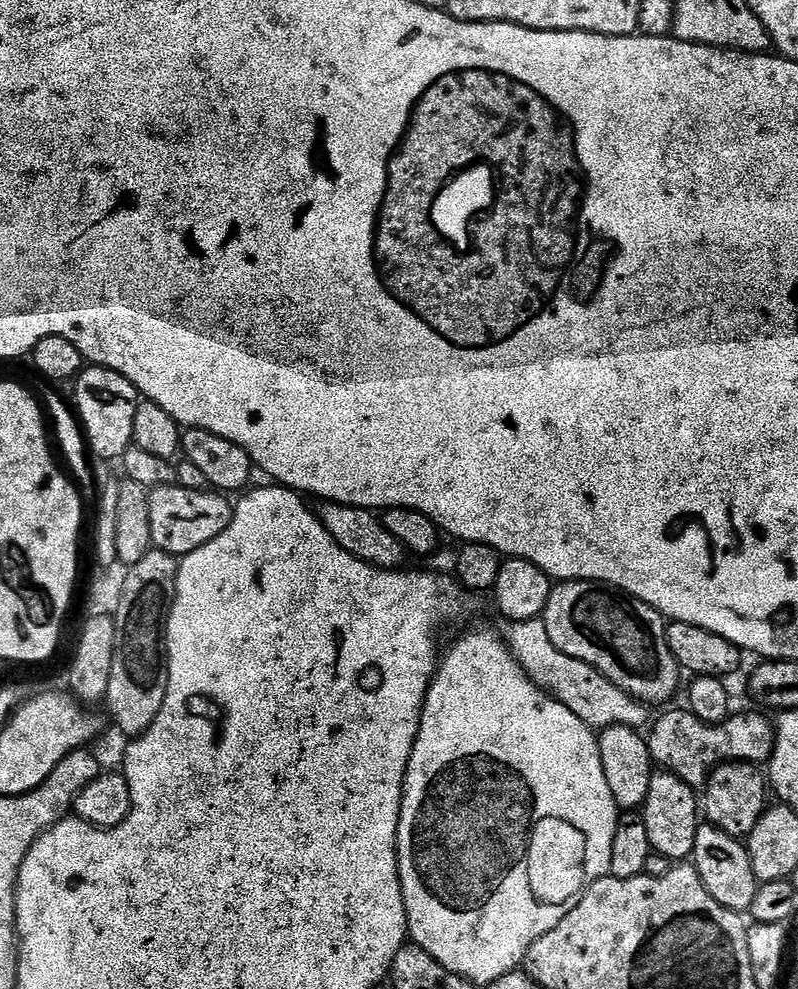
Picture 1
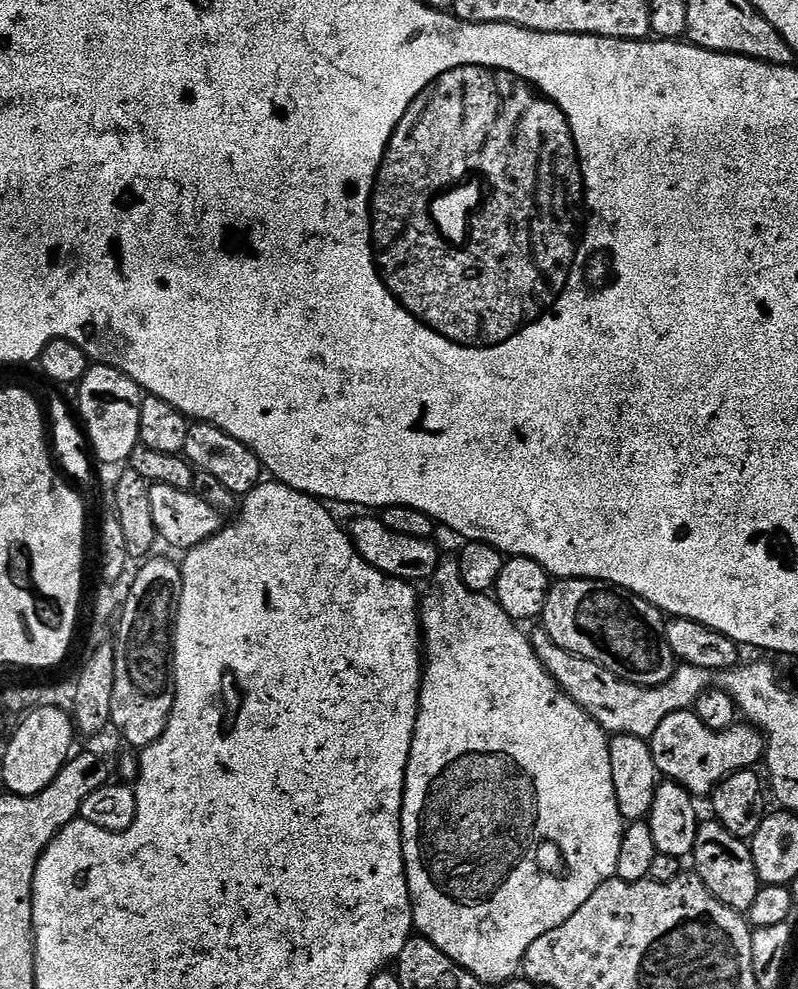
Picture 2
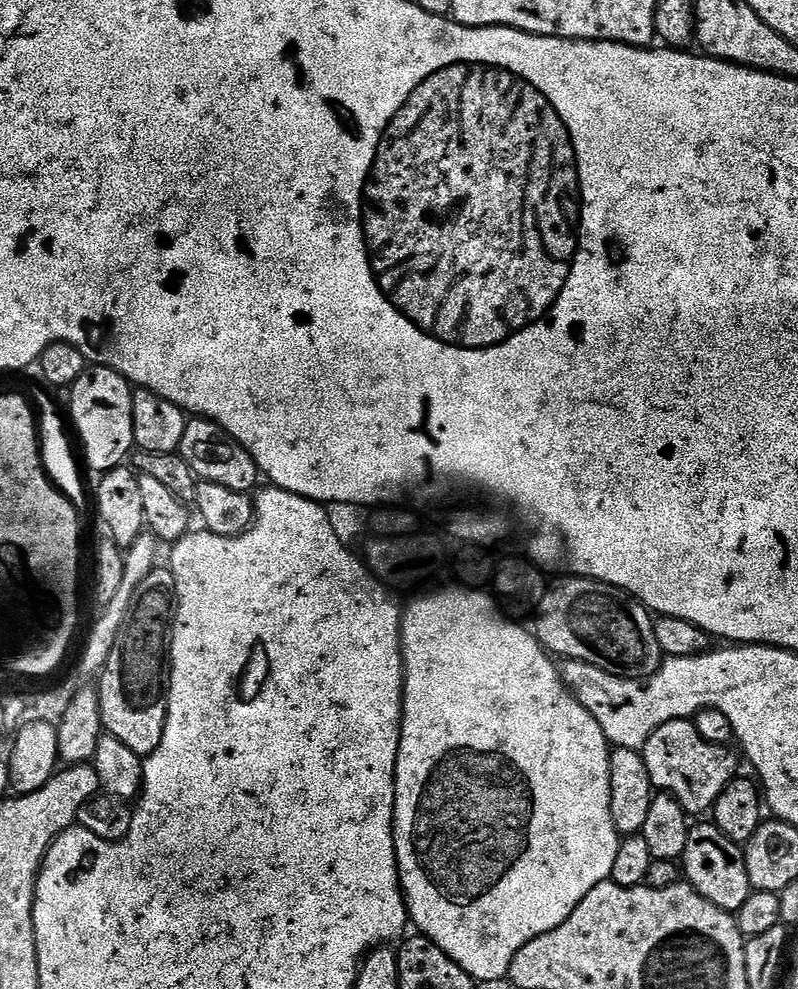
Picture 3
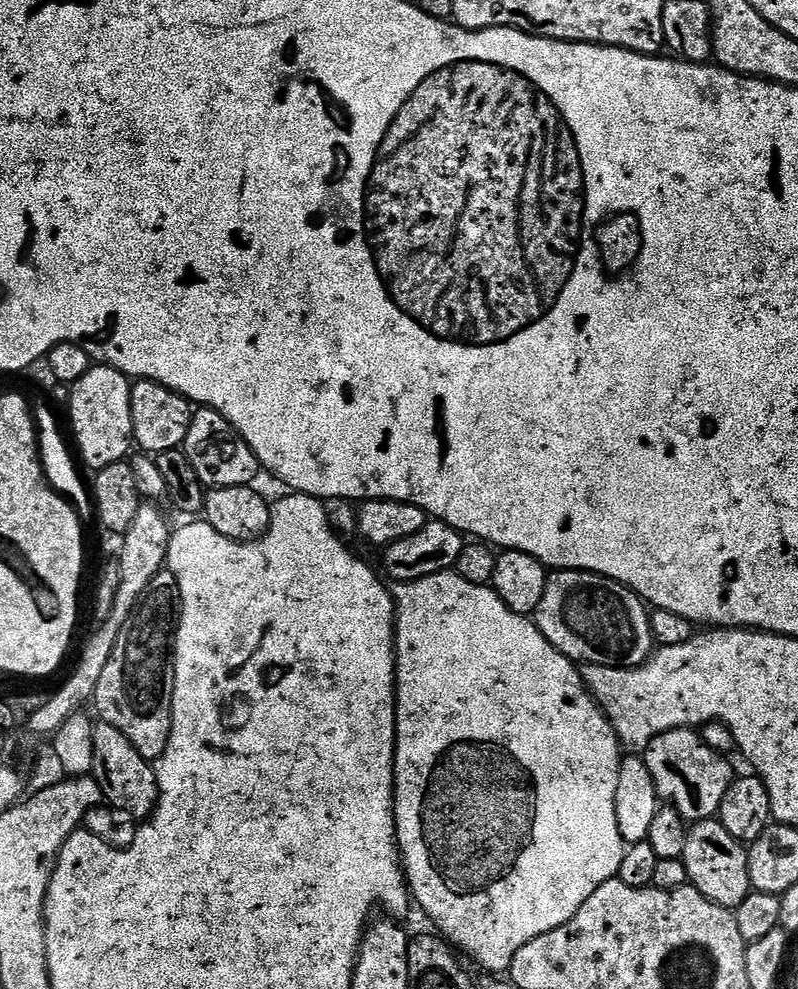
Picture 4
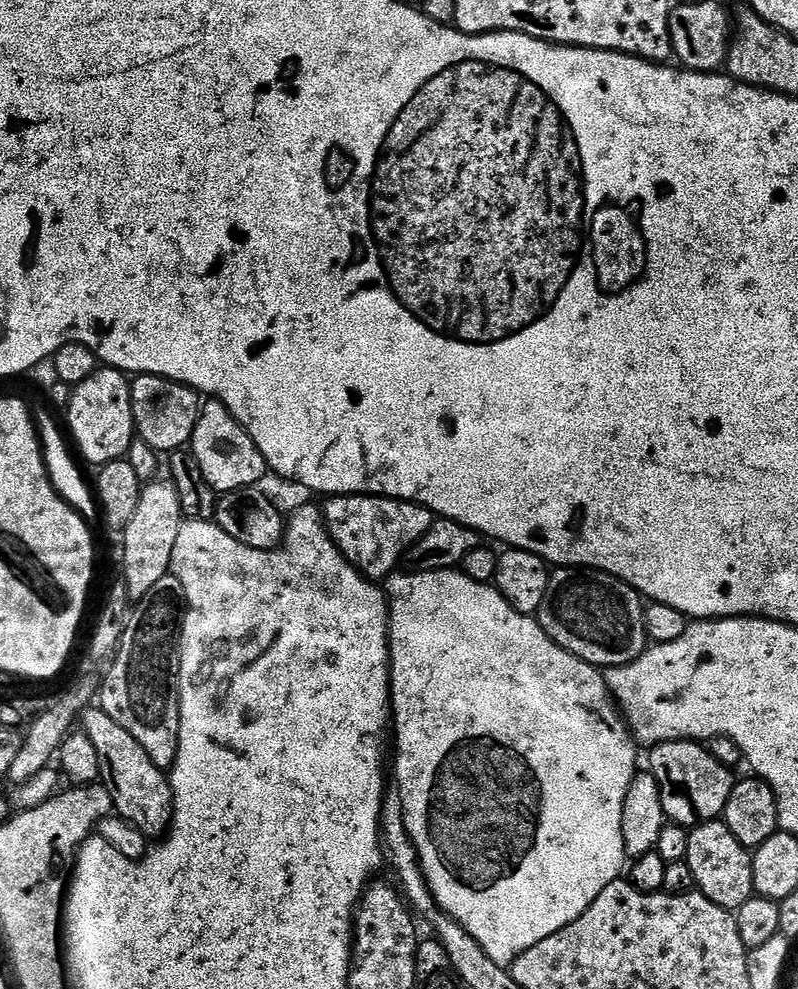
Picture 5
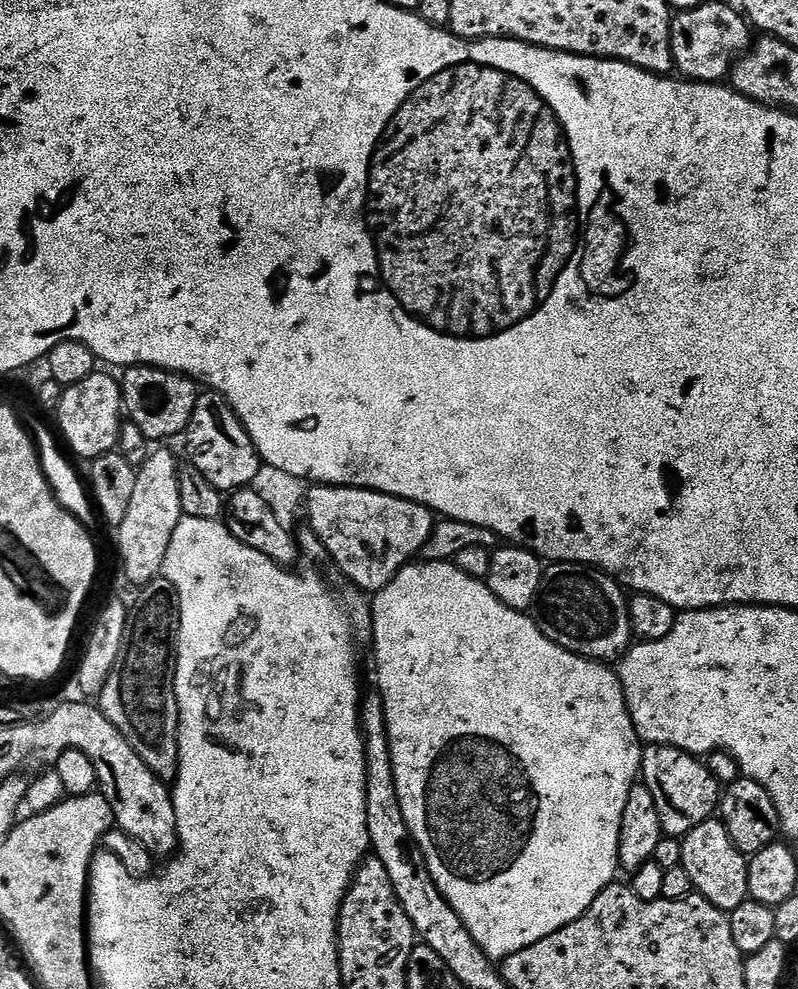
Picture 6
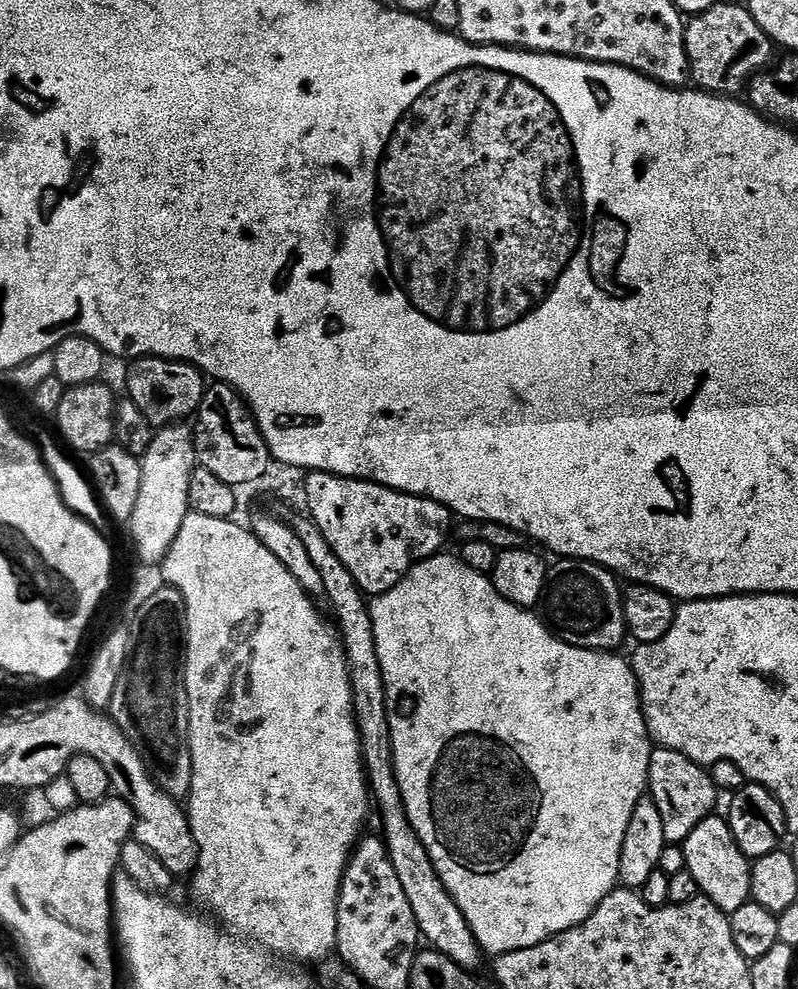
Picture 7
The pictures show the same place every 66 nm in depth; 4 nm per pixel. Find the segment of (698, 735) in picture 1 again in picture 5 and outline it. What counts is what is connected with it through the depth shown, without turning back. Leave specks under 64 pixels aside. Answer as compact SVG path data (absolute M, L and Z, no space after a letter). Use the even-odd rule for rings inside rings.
M671 740L651 749L650 770L660 787L662 810L673 824L689 830L698 824L719 820L724 815L726 798L734 783L733 769L712 757L703 743L695 740Z

